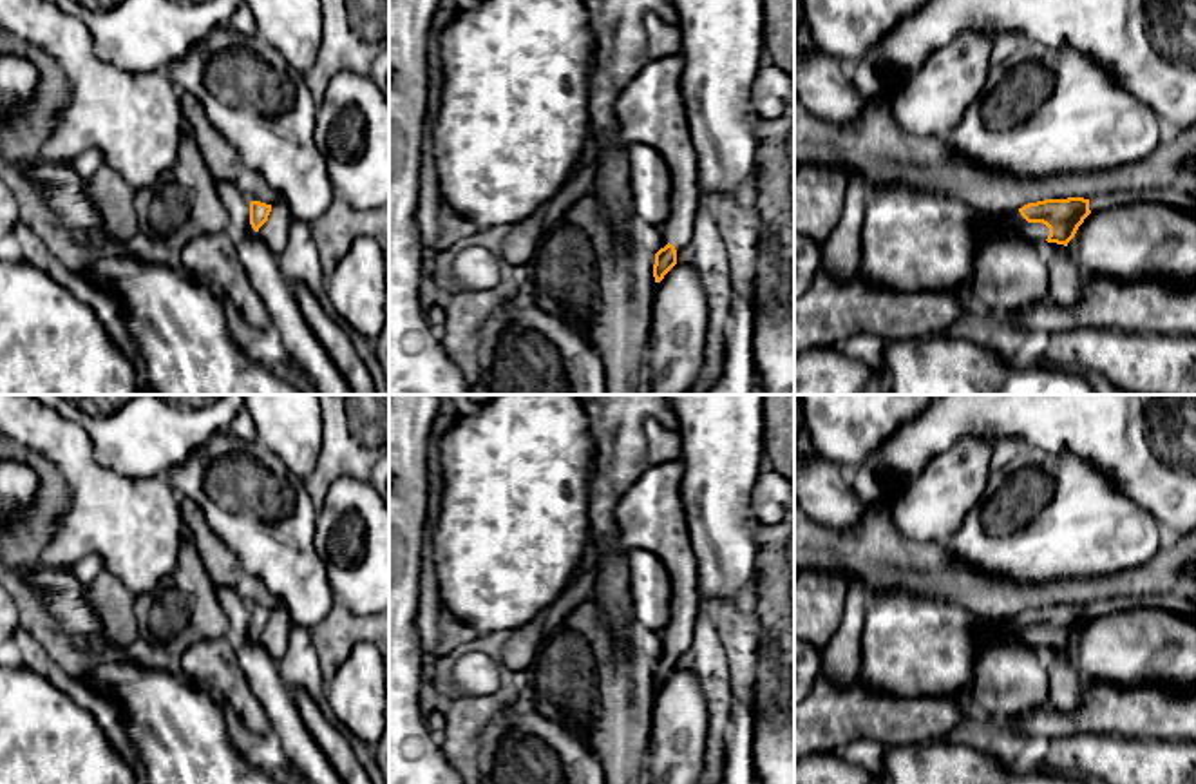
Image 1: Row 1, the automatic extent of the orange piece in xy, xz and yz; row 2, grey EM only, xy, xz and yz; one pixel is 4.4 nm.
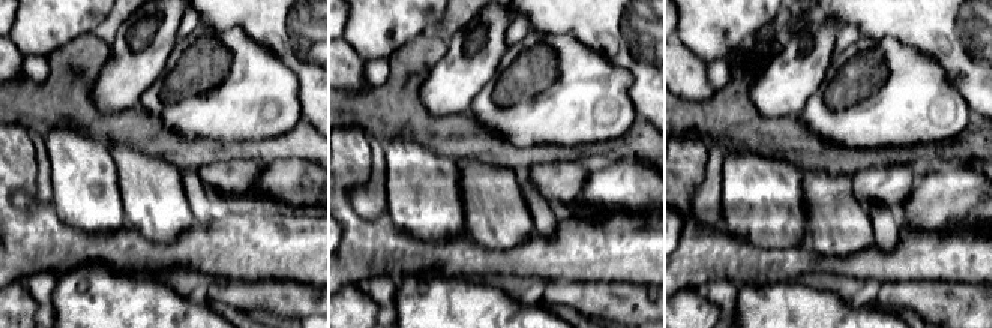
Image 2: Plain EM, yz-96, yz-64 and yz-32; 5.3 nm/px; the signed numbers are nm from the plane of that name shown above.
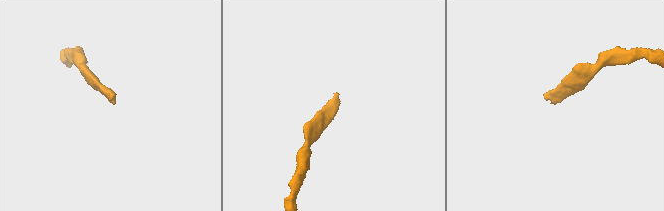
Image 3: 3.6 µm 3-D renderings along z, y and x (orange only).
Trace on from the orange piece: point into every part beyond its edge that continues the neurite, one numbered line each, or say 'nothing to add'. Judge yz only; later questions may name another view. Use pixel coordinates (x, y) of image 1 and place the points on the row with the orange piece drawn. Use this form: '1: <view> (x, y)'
1: yz (1037, 232)

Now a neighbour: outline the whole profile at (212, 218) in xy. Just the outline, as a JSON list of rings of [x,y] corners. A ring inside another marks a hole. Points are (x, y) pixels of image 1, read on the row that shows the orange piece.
[[[195,152],[177,156],[161,185],[152,190],[150,201],[159,212],[150,225],[172,255],[203,234],[224,232],[230,221],[217,181]]]

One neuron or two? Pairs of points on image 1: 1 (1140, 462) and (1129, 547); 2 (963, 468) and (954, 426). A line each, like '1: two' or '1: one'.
1: two
2: two

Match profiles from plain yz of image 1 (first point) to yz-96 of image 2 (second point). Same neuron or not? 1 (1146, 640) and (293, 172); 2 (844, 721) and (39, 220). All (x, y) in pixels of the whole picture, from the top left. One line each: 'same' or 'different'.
1: same
2: same

